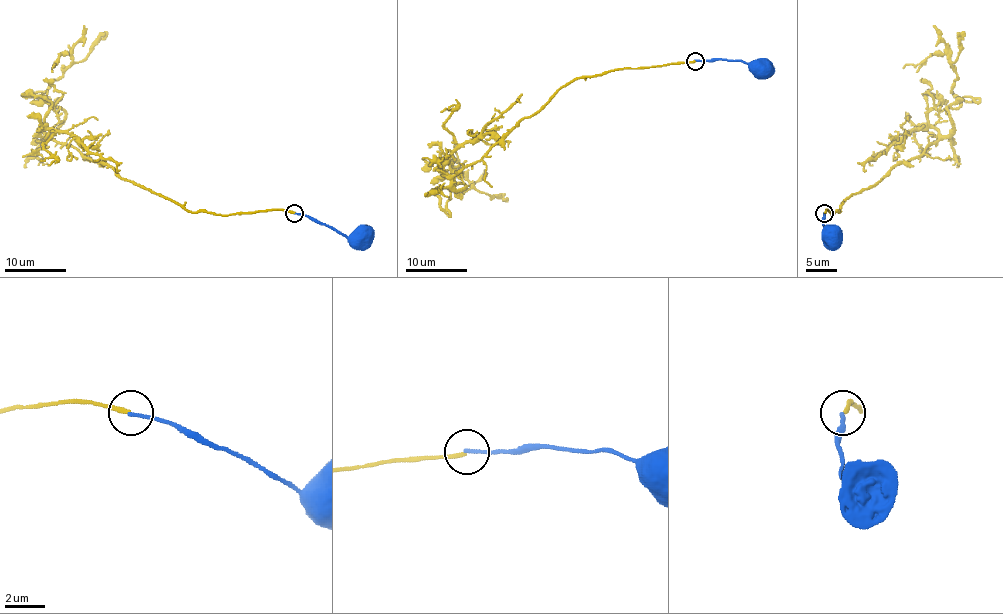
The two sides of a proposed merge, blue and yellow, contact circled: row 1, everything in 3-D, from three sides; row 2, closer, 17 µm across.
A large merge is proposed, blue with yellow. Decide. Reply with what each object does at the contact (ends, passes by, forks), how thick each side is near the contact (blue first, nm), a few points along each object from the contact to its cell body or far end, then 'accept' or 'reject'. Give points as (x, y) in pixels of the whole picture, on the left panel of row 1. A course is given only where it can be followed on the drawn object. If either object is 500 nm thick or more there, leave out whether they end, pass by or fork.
blue ends there; yellow ends there; 180 nm thick on the blue side, 220 nm on the other; blue runs (294, 212), (331, 226), (348, 237), (362, 237); yellow runs (294, 212), (181, 208), (65, 146), (51, 136), (65, 113), (34, 93), (71, 57), (60, 54), (53, 68); reject

